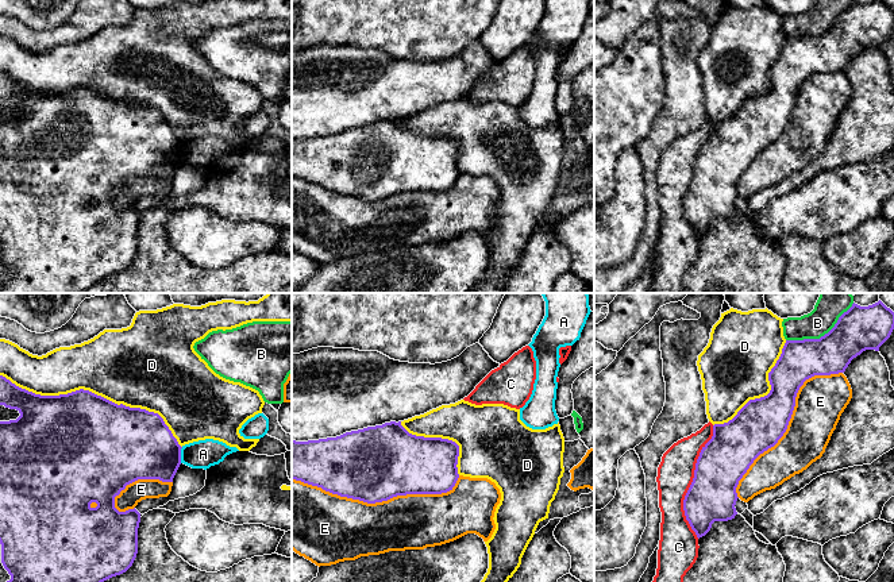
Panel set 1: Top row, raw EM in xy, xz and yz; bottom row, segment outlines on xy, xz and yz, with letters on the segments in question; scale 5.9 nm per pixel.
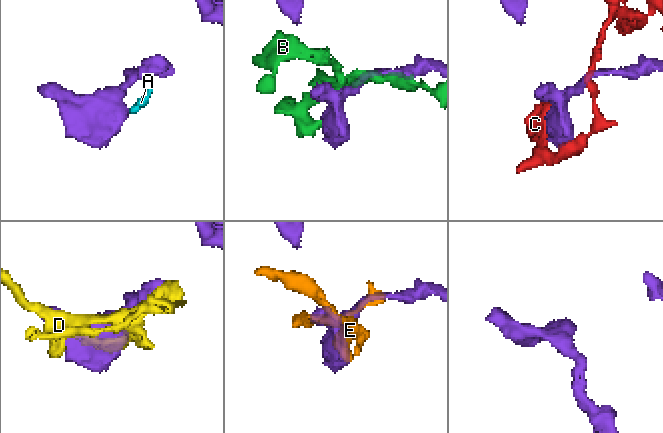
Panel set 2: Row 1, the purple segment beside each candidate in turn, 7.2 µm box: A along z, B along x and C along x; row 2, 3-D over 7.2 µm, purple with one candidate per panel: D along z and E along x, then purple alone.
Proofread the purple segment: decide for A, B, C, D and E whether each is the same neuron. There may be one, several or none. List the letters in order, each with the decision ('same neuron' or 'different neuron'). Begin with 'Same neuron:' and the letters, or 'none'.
Same neuron: none
A: different neuron
B: different neuron
C: different neuron
D: different neuron
E: different neuron

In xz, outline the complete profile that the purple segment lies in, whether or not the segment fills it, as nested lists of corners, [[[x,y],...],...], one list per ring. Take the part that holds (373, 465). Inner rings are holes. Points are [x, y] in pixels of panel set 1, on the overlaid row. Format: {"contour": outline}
{"contour": [[[401,421],[346,432],[319,440],[292,440],[292,479],[321,487],[325,492],[367,504],[388,501],[406,494],[442,494],[452,490],[458,474],[459,446],[448,439],[424,438],[409,433]]]}

